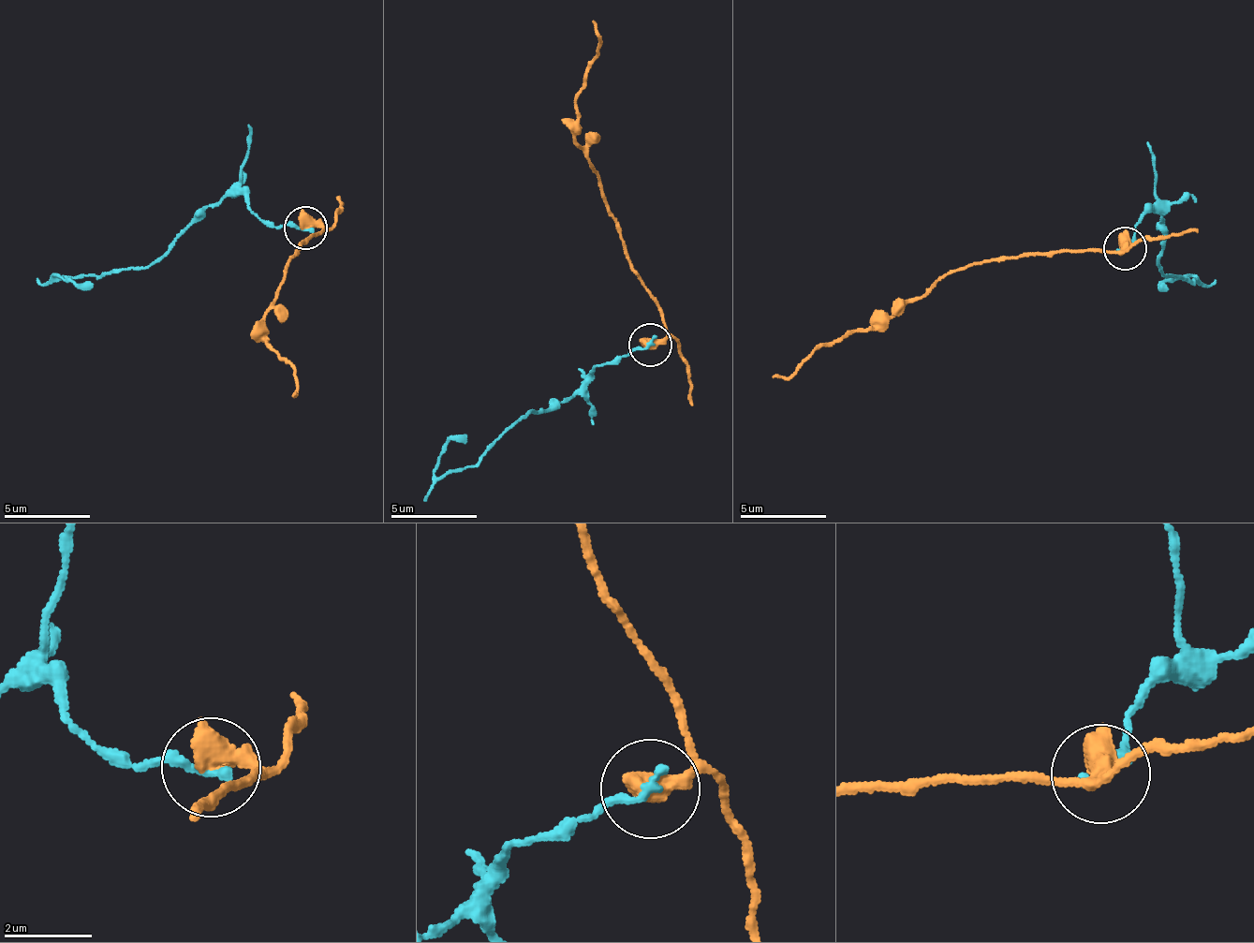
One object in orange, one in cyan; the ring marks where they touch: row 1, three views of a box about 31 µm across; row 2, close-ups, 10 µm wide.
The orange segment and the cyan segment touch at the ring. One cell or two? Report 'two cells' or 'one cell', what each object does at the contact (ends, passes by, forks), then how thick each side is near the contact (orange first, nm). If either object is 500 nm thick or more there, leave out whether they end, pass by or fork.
two cells; 650 nm thick on the orange side, 240 nm on the other

